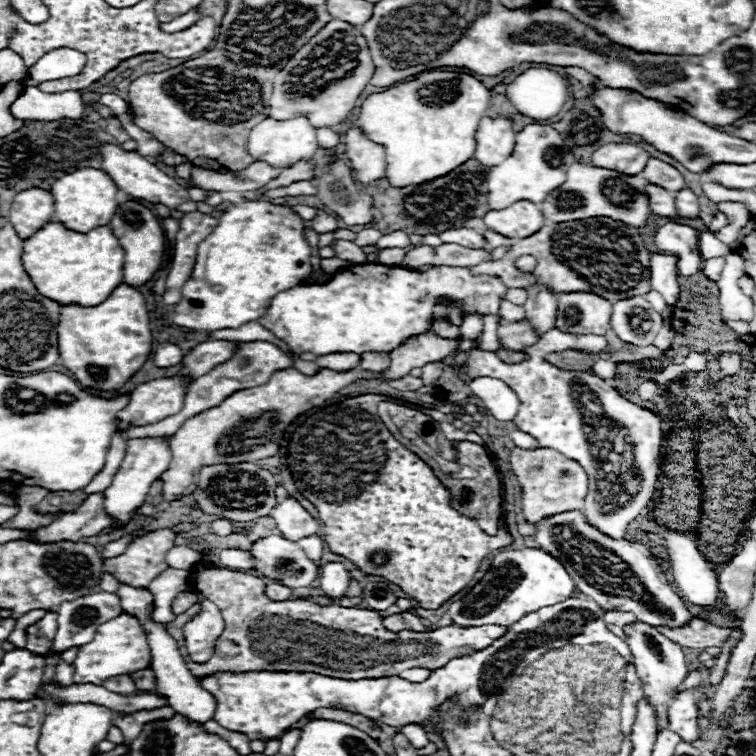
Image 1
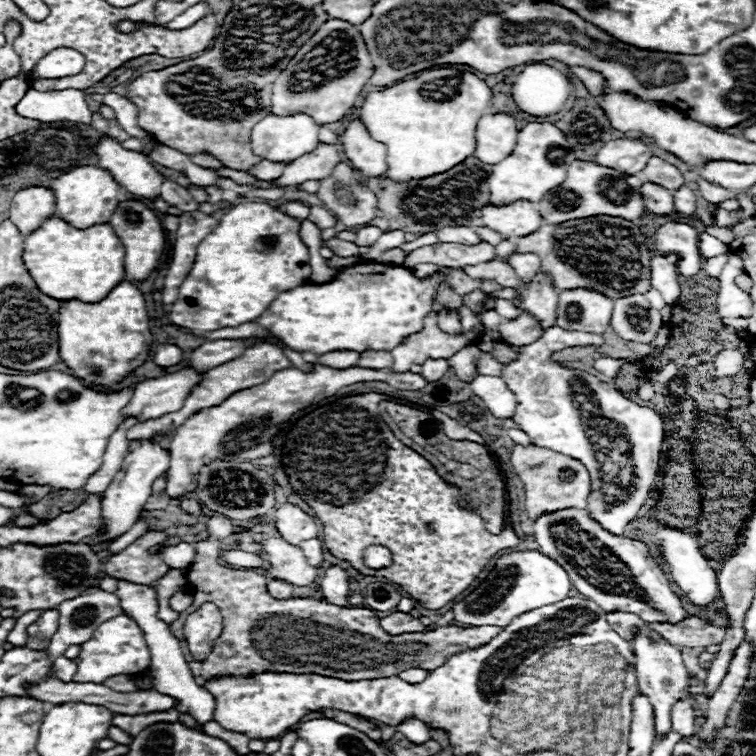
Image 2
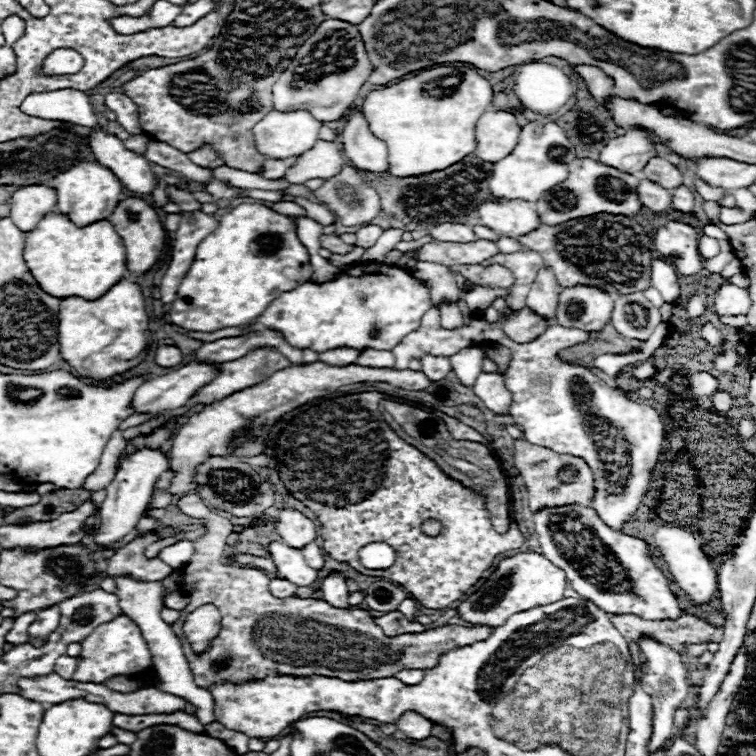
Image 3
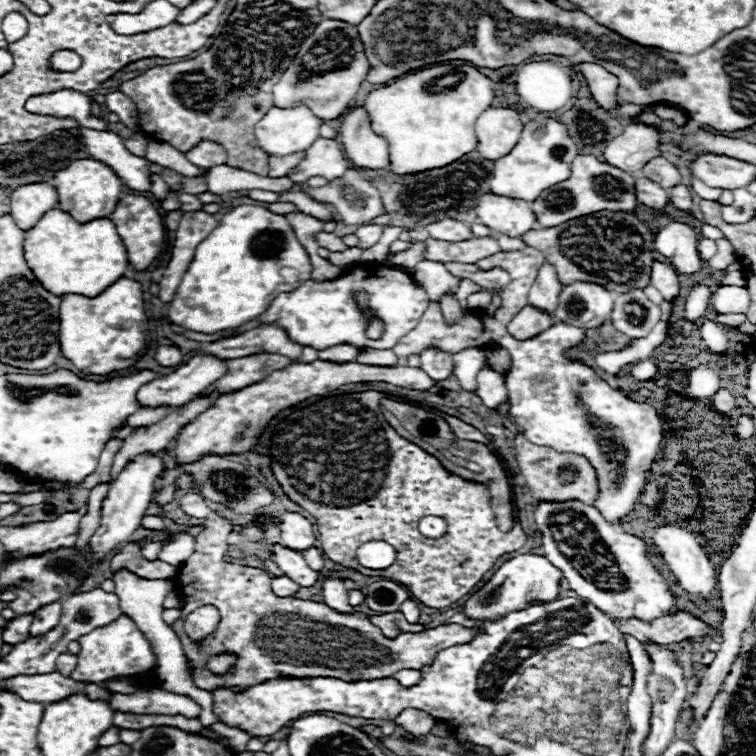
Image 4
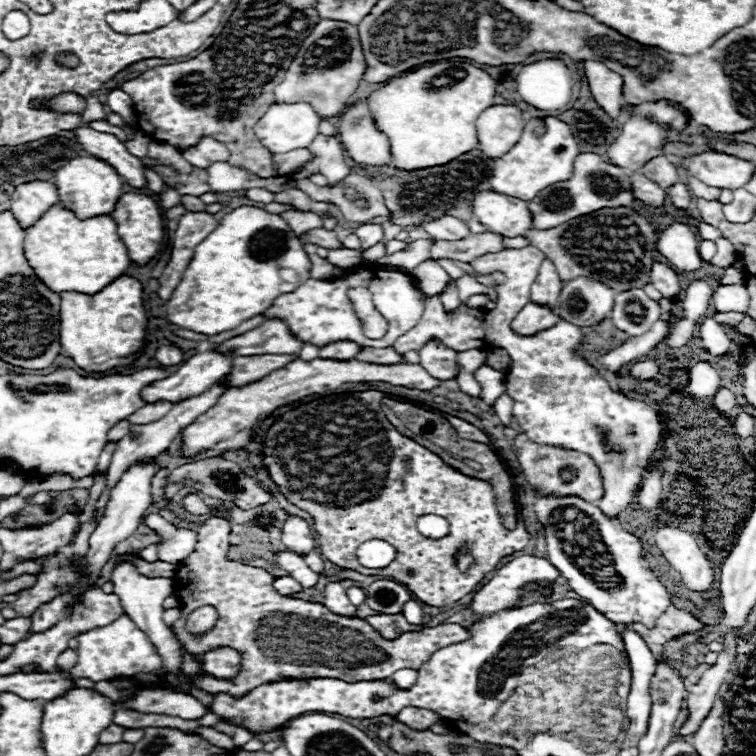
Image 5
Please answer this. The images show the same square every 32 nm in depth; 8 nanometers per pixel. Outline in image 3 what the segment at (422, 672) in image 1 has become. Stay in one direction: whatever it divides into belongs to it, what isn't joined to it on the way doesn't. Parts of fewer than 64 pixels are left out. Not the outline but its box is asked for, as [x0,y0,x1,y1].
[396,668,424,684]

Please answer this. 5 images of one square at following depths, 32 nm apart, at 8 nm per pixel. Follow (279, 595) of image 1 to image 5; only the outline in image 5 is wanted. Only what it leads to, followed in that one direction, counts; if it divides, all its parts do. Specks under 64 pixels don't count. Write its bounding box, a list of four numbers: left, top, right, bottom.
[274,576,302,596]

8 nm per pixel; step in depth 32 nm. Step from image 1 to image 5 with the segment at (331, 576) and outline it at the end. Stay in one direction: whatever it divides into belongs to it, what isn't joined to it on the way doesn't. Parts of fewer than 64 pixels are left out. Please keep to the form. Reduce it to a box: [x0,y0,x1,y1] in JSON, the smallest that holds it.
[324,582,356,616]

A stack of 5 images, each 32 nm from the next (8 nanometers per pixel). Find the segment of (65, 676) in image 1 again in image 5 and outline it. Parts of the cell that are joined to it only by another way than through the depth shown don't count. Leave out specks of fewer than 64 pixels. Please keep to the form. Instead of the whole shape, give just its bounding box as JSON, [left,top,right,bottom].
[56,648,76,672]

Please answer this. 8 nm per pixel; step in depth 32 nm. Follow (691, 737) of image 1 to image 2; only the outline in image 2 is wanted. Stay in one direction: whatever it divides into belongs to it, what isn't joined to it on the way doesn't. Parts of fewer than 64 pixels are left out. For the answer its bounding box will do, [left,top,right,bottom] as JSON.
[672,694,696,738]

